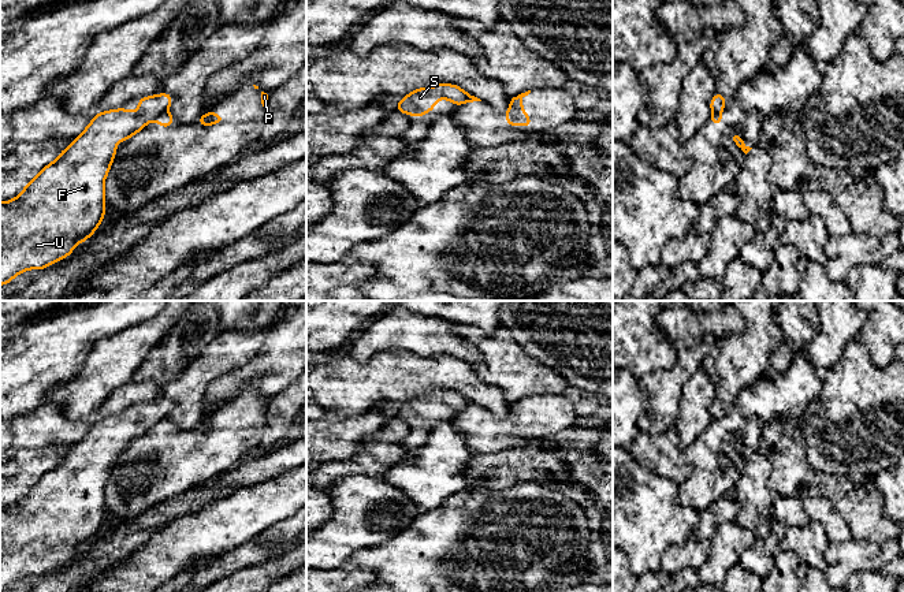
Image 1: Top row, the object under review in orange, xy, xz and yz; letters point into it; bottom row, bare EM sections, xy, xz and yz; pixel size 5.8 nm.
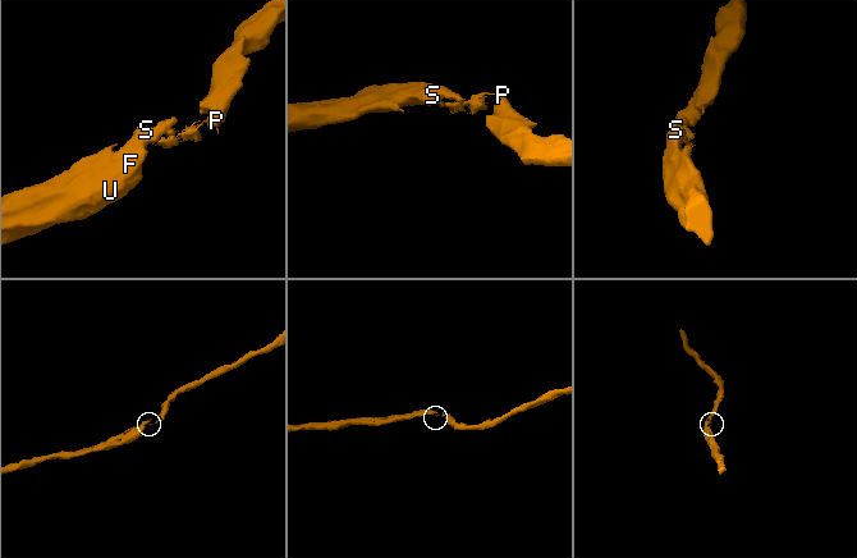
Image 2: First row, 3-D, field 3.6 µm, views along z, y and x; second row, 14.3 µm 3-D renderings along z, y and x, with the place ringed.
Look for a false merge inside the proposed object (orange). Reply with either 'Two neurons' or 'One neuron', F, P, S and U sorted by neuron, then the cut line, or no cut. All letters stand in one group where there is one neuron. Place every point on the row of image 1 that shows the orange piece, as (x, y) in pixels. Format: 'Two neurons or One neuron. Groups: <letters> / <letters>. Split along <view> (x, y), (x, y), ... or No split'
Two neurons. Groups: F S U / P. Split along xy (166, 110), (156, 118)

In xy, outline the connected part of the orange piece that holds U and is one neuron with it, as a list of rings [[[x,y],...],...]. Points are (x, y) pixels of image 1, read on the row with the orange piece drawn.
[[[170,93],[138,100],[138,111],[126,108],[97,113],[59,157],[44,167],[11,201],[0,202],[0,286],[27,269],[45,269],[85,242],[105,217],[104,182],[118,152],[116,144],[139,133],[172,103]]]

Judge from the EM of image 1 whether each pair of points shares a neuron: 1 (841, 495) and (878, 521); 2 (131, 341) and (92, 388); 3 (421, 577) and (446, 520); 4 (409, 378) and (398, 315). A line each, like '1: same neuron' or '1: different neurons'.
1: same neuron
2: same neuron
3: same neuron
4: different neurons

